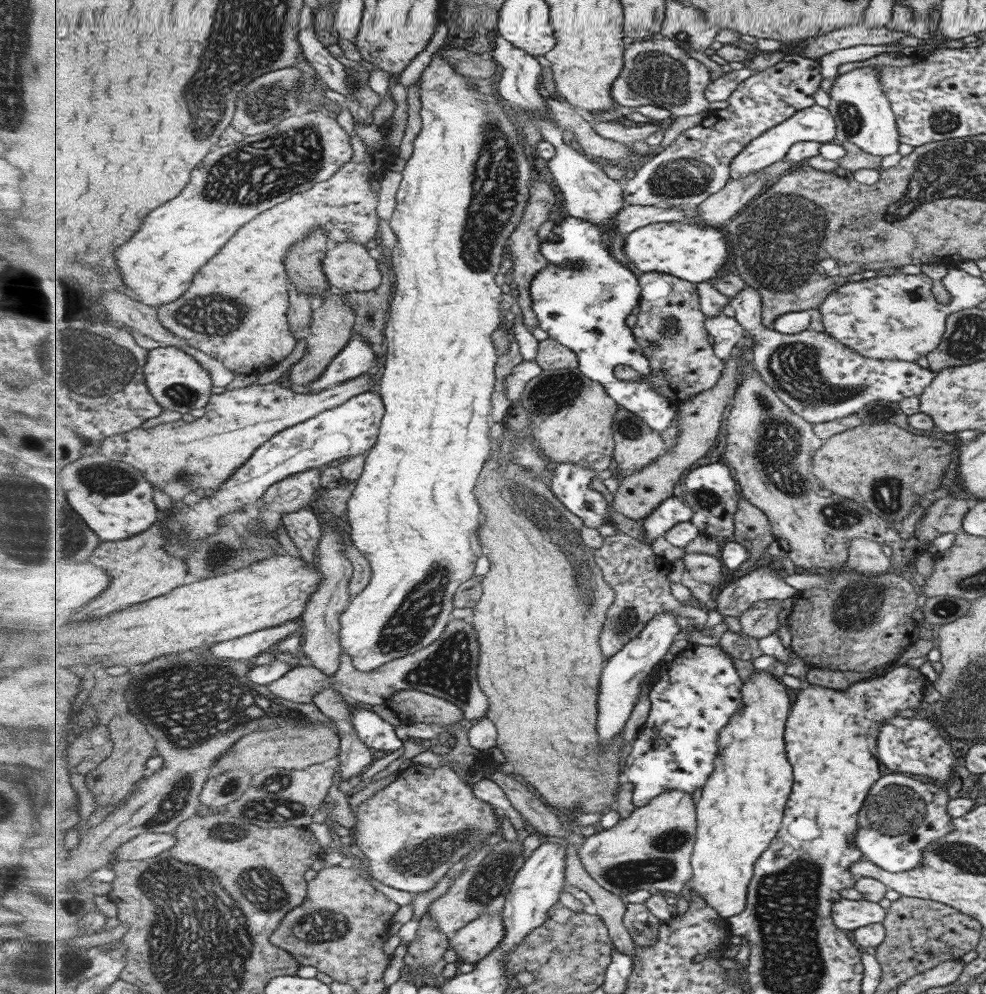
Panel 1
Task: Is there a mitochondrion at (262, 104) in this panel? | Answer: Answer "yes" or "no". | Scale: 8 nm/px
yes

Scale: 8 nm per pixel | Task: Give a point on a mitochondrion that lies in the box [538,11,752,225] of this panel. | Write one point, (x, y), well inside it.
(657, 76)

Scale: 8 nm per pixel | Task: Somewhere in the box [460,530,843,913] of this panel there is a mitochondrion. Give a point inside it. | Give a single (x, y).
(660, 865)

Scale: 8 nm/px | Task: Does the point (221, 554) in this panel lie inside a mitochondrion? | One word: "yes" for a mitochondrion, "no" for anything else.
yes

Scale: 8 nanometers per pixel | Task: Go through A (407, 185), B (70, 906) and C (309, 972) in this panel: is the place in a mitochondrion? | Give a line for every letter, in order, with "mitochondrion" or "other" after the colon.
A: other
B: other
C: other

